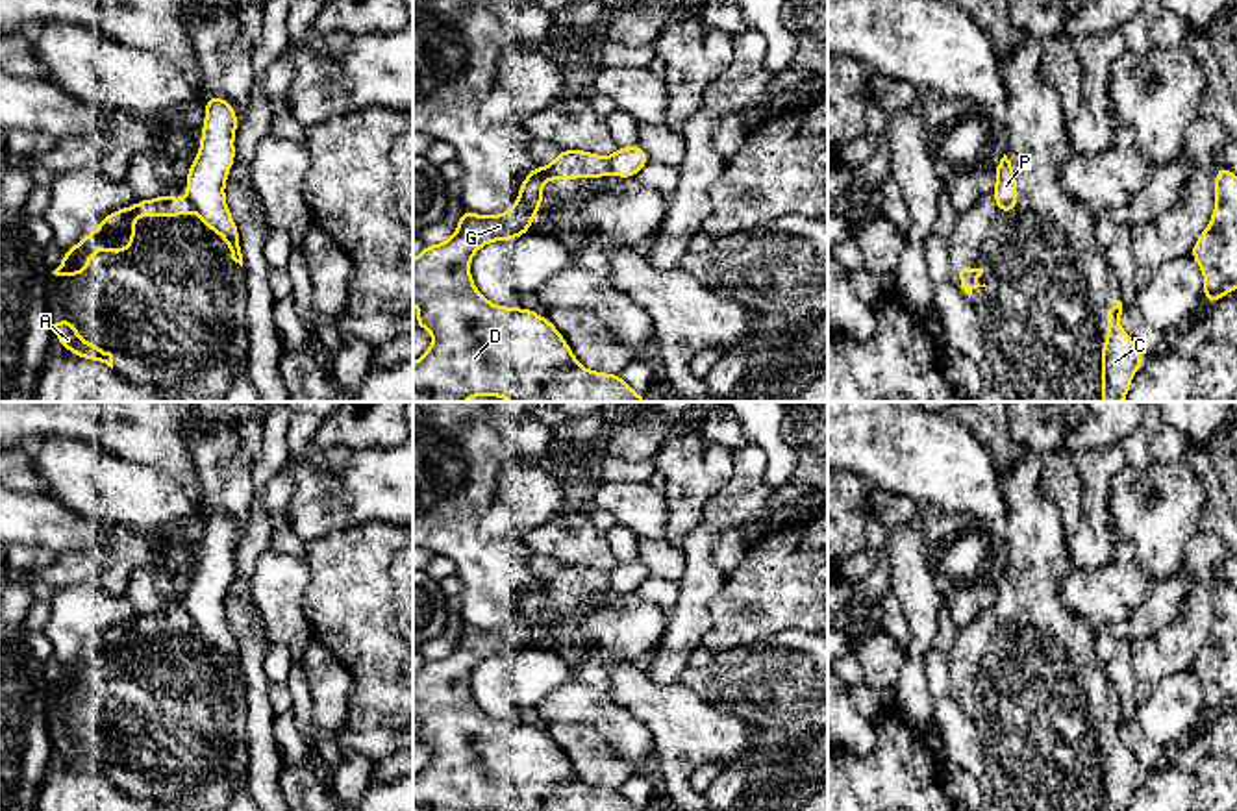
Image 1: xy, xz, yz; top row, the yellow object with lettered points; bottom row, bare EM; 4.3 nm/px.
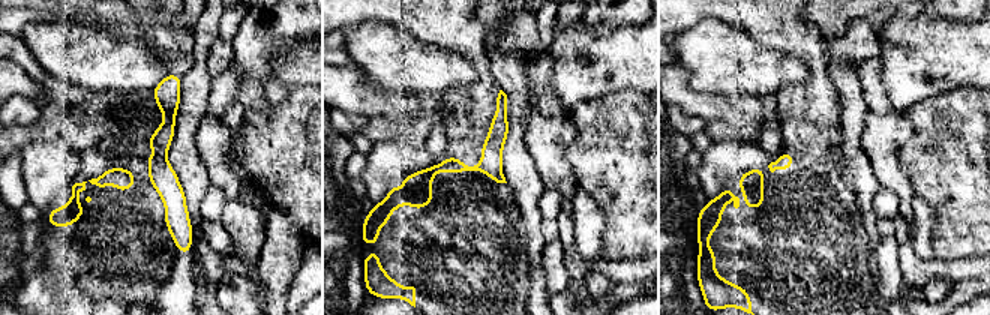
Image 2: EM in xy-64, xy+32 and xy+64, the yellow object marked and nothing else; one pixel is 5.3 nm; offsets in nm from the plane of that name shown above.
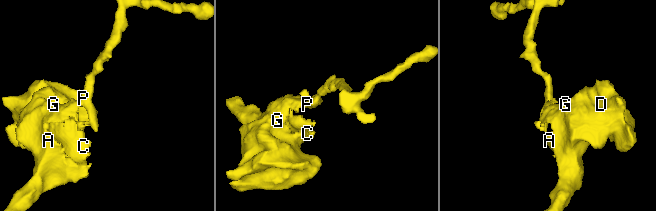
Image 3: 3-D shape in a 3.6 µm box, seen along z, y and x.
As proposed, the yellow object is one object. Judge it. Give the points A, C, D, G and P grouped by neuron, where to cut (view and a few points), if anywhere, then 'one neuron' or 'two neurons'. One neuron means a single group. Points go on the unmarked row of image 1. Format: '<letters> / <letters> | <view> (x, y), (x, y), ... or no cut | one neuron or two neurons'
A C D G / P | xy (187, 611), (197, 626) | two neurons

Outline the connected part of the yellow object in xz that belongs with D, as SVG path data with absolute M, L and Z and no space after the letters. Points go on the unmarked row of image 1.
M559 565L544 581L522 594L517 617L502 630L459 630L454 650L424 661L413 674L413 718L419 733L413 741L433 748L433 755L413 778L413 811L643 811L620 789L594 787L581 781L557 742L533 724L506 722L489 717L470 691L472 670L494 655L509 657L528 648L543 622L543 596L565 593L609 591L606 572L585 565Z

